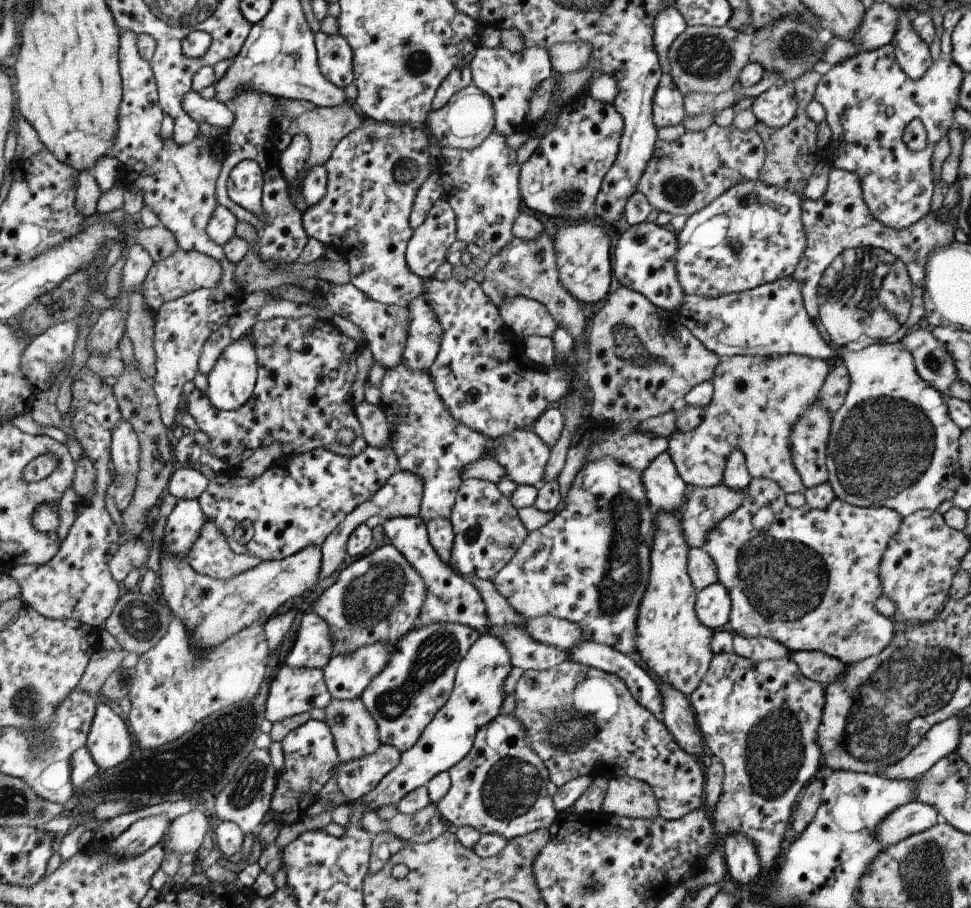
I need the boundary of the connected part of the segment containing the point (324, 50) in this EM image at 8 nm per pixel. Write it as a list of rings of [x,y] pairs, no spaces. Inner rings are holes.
[[[323,32],[313,33],[317,66],[325,80],[343,89],[353,80],[351,48],[341,35],[327,36]]]

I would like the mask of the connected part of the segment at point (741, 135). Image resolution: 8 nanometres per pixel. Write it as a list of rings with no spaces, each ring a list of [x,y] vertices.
[[[713,122],[709,128],[701,132],[685,131],[675,141],[666,142],[657,139],[653,154],[639,178],[636,191],[640,192],[659,213],[688,217],[738,182],[756,181],[763,166],[764,152],[763,140],[755,132],[755,126],[749,131],[740,131],[732,125],[720,127]]]

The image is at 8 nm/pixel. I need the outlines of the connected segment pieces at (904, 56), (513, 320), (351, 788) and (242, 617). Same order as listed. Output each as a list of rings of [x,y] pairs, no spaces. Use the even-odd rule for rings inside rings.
[[[901,9],[890,45],[899,68],[911,80],[919,80],[932,62],[927,44],[911,28],[911,15],[908,10]]]
[[[525,296],[505,298],[497,310],[505,326],[519,337],[535,335],[550,338],[557,328],[544,306]]]
[[[380,744],[373,754],[359,760],[339,762],[334,770],[339,792],[347,798],[348,804],[362,798],[397,766],[400,756],[401,753],[392,744]]]
[[[159,543],[157,594],[175,618],[179,618],[191,638],[191,646],[211,650],[229,636],[245,630],[254,622],[263,626],[275,610],[291,598],[301,596],[307,588],[317,584],[320,568],[320,546],[306,546],[291,556],[274,561],[261,561],[257,566],[227,580],[215,580],[197,574],[187,564],[165,552]]]

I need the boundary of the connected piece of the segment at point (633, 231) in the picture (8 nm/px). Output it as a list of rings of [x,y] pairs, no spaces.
[[[652,222],[631,225],[613,248],[612,273],[621,285],[642,294],[651,304],[674,316],[685,295],[675,276],[676,233],[670,228],[660,227]]]

